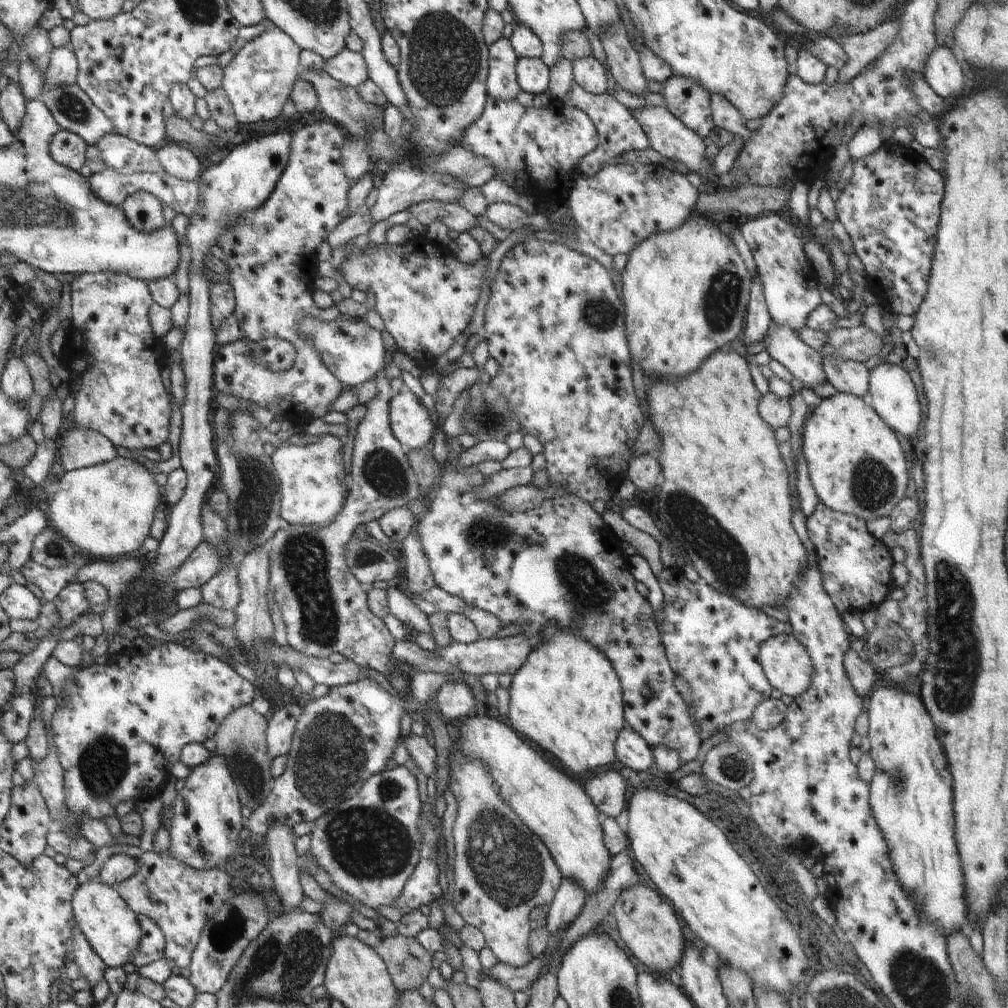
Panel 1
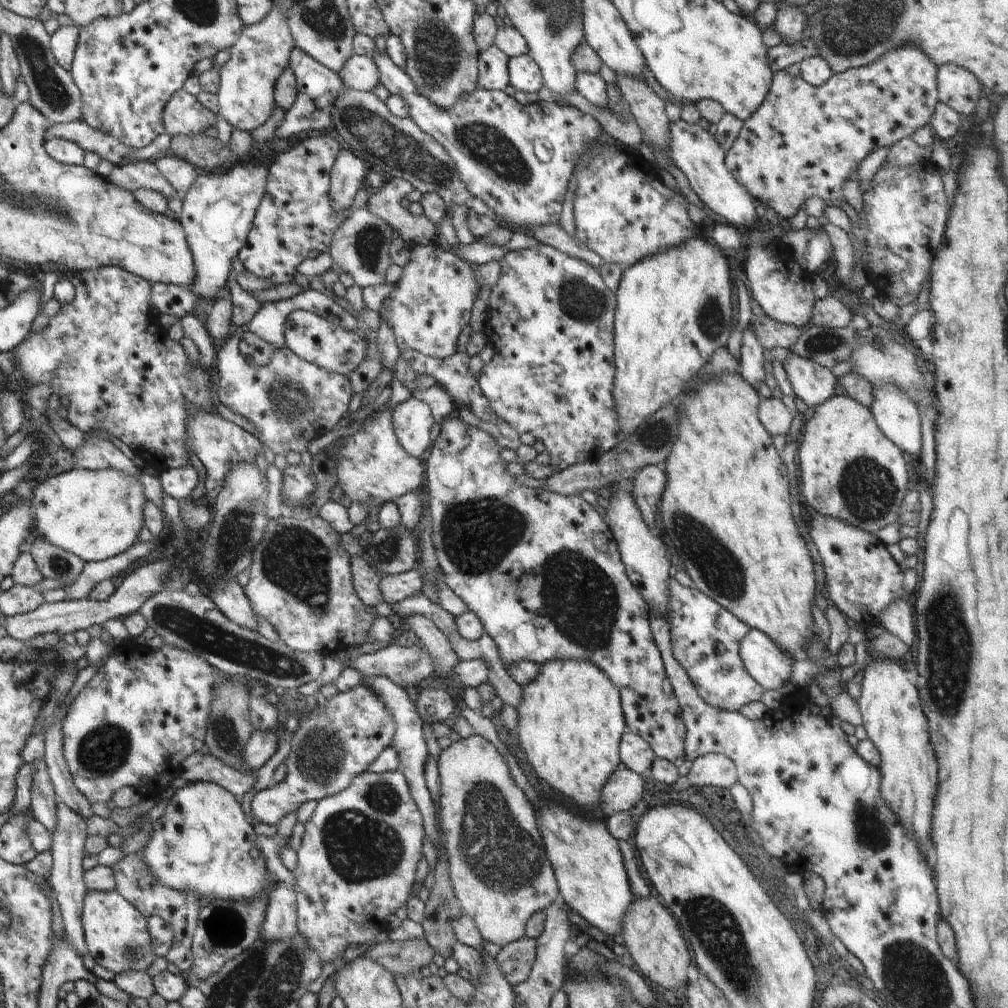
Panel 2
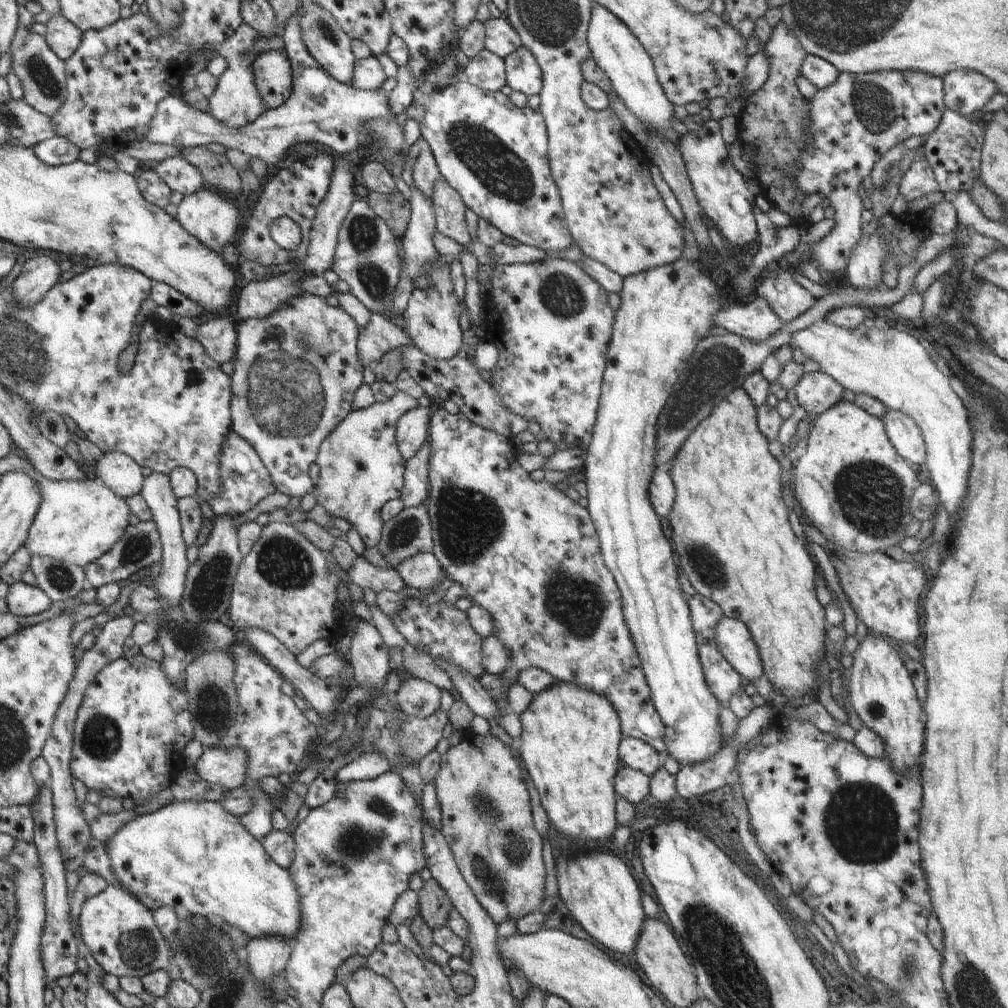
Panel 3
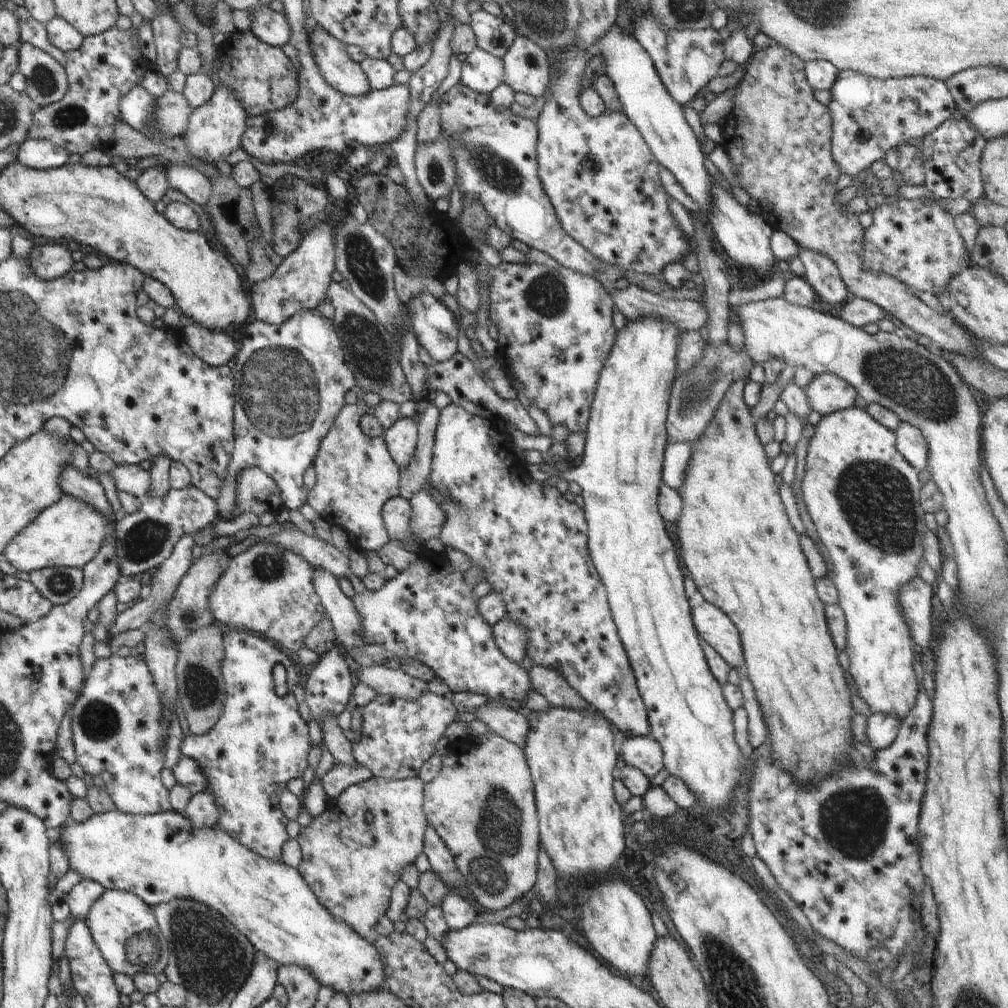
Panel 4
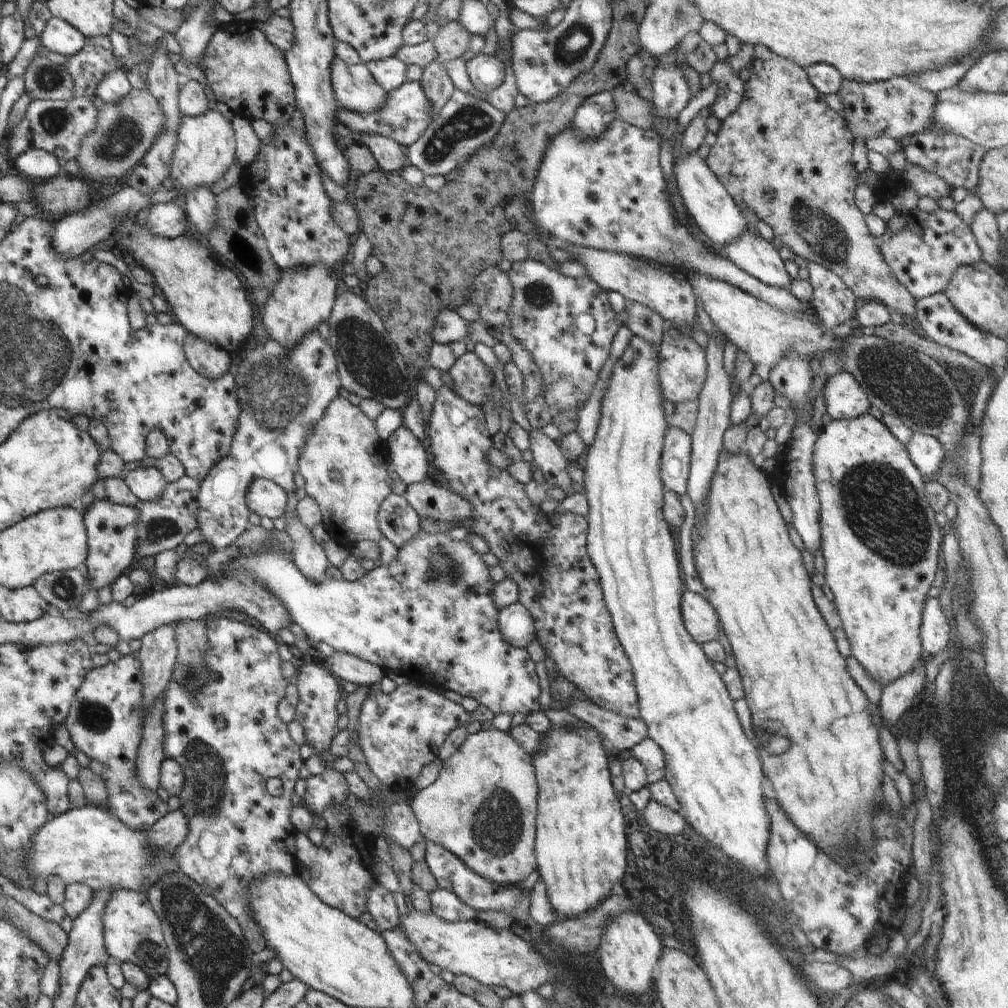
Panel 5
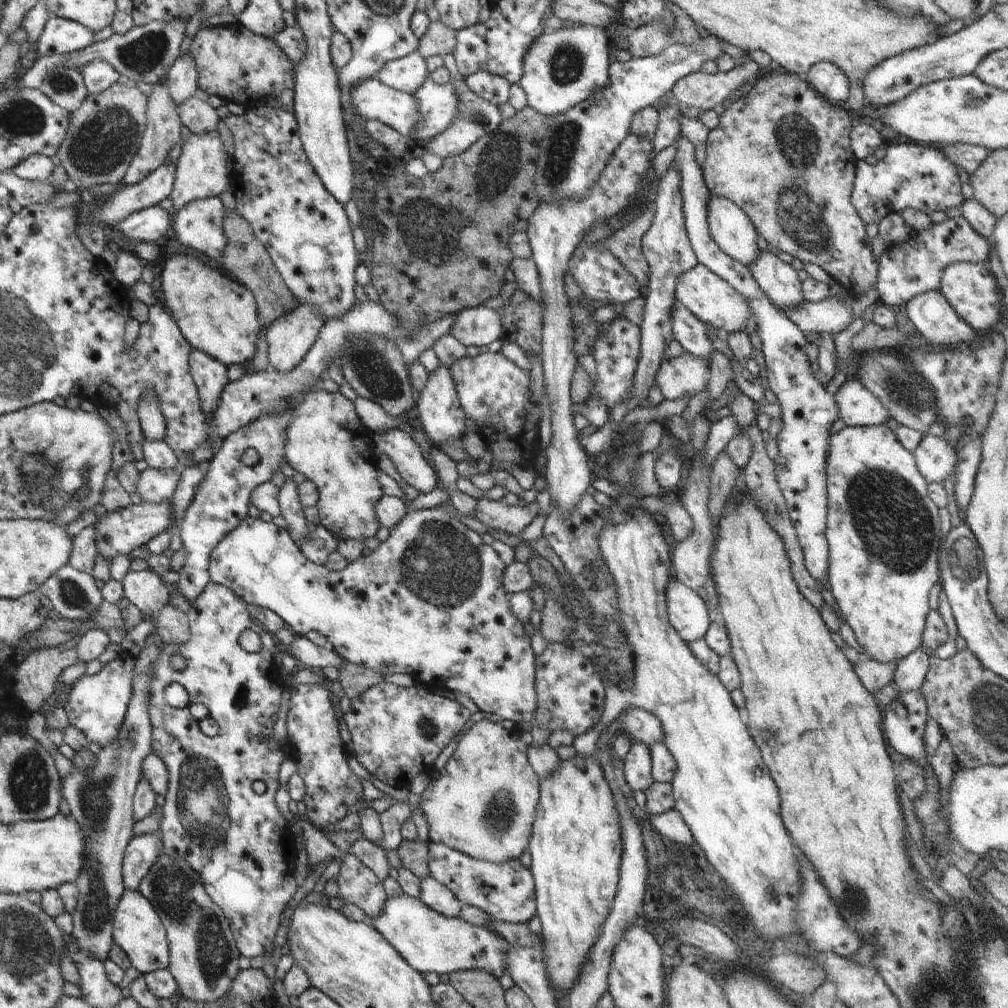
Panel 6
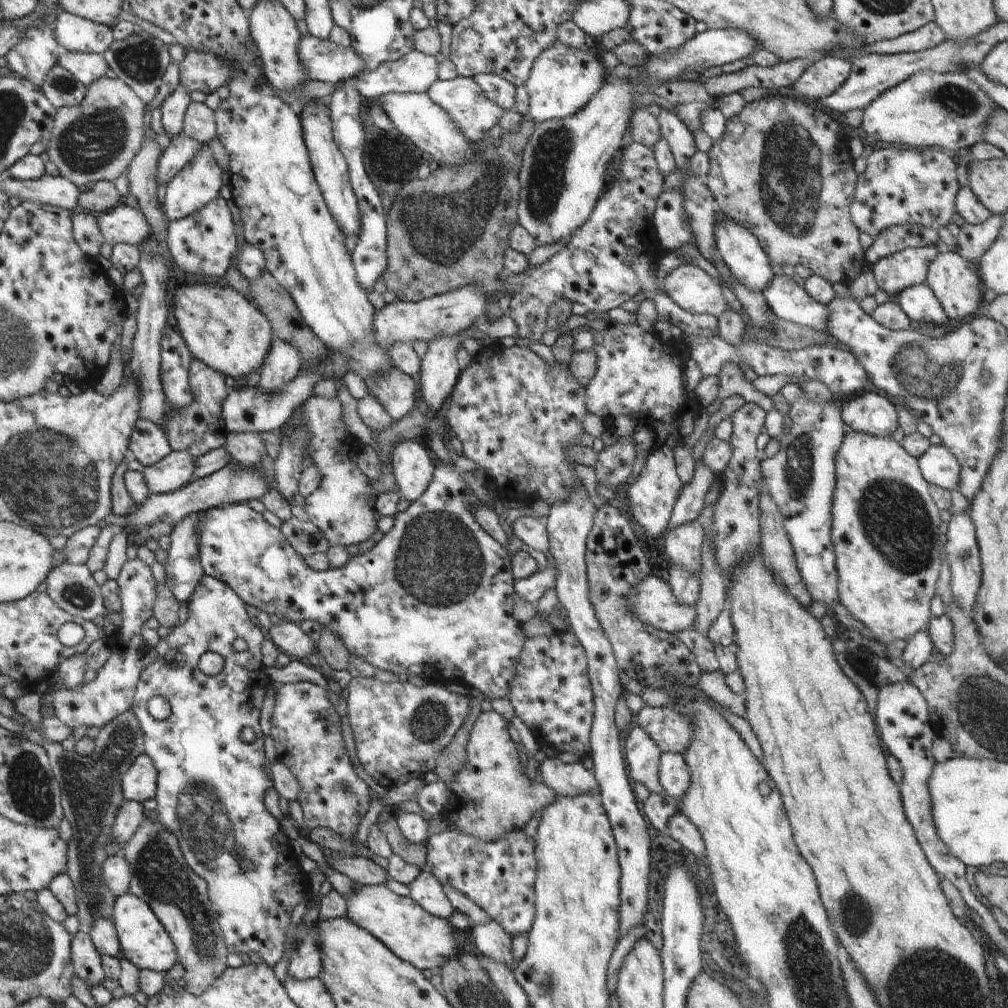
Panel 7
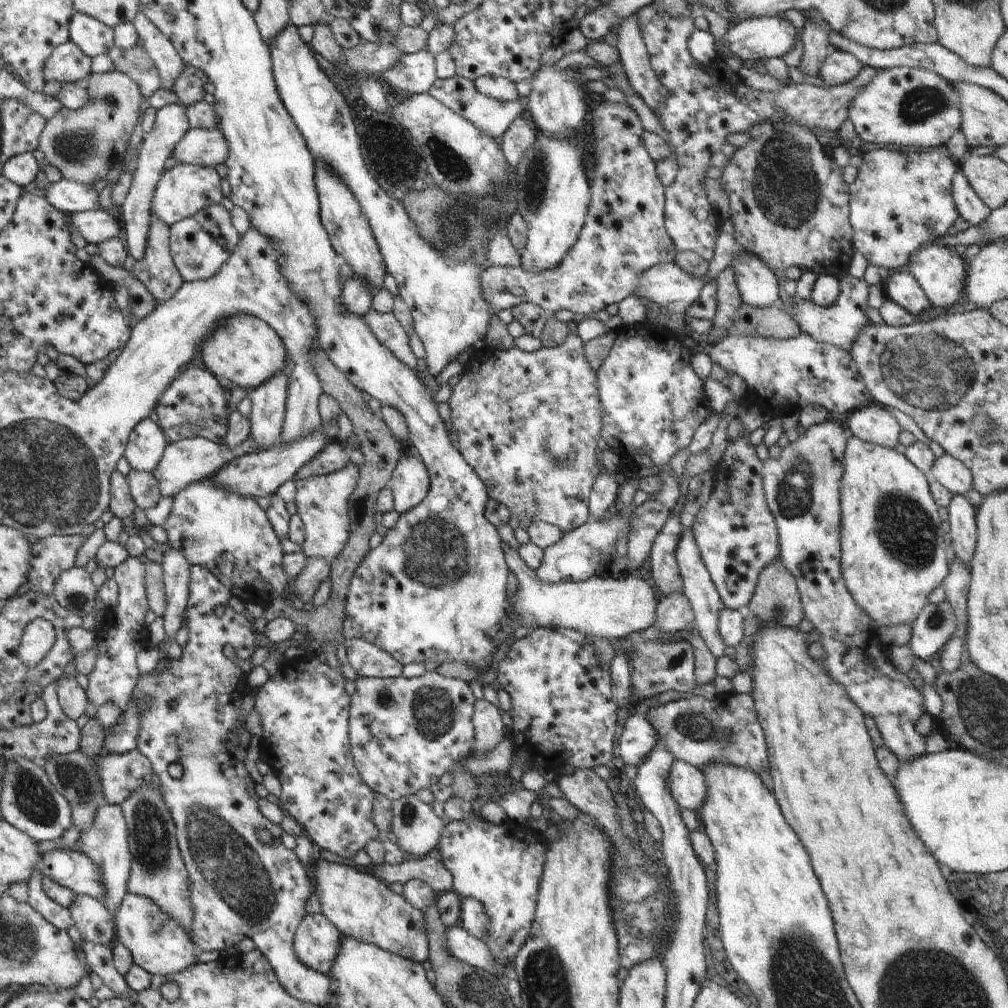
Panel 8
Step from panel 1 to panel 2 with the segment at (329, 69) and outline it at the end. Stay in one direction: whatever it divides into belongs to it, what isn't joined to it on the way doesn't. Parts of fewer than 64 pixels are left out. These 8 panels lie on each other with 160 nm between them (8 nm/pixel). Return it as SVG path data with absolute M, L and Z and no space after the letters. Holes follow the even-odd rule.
M352 55L337 73L346 87L357 91L370 91L379 84L377 66L364 55Z

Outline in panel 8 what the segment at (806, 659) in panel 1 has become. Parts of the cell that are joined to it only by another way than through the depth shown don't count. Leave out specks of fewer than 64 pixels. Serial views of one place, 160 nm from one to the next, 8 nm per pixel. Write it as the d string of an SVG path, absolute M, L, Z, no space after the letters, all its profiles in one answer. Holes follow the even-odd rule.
M504 541L502 545L506 565L518 577L519 583L514 595L506 599L510 606L505 608L505 618L516 617L518 628L533 626L552 630L576 630L586 637L594 636L617 643L618 640L640 633L654 624L659 596L650 588L648 581L637 575L614 578L596 574L586 581L563 581L556 584L542 582L540 576L536 576L536 572L524 564L517 550L506 546Z

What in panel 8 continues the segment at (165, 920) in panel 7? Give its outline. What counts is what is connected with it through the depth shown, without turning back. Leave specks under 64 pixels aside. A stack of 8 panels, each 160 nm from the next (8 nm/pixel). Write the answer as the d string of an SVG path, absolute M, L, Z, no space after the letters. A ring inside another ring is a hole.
M152 783L136 788L120 804L128 828L128 846L132 858L132 870L127 890L134 895L154 900L162 912L176 920L188 934L192 932L194 912L190 904L190 880L176 840L175 825L168 806Z

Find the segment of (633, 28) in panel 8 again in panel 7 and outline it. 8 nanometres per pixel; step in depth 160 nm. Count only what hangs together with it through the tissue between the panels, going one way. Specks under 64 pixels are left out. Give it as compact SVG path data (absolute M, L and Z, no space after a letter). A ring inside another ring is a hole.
M666 108L661 109L656 117L661 136L670 146L676 160L676 169L686 169L690 166L690 159L697 152L695 138L676 115Z

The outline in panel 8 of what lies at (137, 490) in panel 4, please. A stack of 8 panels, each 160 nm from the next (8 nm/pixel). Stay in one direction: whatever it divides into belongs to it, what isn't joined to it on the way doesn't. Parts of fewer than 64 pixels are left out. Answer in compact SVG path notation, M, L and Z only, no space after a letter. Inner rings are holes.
M196 436L176 443L170 442L153 474L160 484L160 493L163 497L173 496L190 484L216 473L222 466L226 466L228 459L221 443L210 442L206 438Z

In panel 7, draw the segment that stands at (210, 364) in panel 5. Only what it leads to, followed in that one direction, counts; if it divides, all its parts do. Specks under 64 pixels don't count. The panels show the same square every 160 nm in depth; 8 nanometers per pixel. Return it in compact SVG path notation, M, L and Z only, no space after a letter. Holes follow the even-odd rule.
M193 359L189 365L188 382L192 404L186 408L169 408L166 414L163 431L167 436L170 448L177 452L190 452L198 459L210 450L222 448L227 440L226 424L224 423L223 404L229 396L230 389L226 386L225 377L208 368L200 360Z

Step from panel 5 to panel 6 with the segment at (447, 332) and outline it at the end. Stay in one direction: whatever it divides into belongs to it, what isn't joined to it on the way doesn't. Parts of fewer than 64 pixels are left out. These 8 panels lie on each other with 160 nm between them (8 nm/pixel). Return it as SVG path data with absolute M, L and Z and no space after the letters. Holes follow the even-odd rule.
M472 306L456 313L453 318L450 335L464 346L487 346L490 343L503 338L505 334L502 328L502 320L494 308L486 306Z

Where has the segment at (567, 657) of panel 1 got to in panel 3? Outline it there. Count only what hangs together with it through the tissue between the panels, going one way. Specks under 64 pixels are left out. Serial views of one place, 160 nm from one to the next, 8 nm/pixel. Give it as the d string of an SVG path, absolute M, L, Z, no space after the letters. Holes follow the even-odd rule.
M556 683L535 694L519 717L522 732L516 748L554 828L574 840L612 838L618 795L612 780L621 765L618 749L624 736L610 701L582 685Z

